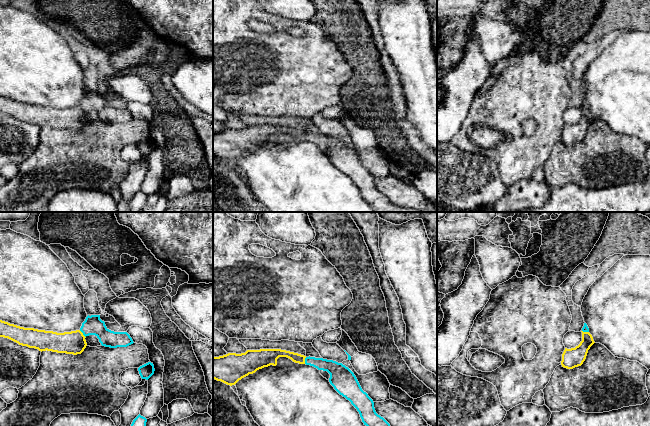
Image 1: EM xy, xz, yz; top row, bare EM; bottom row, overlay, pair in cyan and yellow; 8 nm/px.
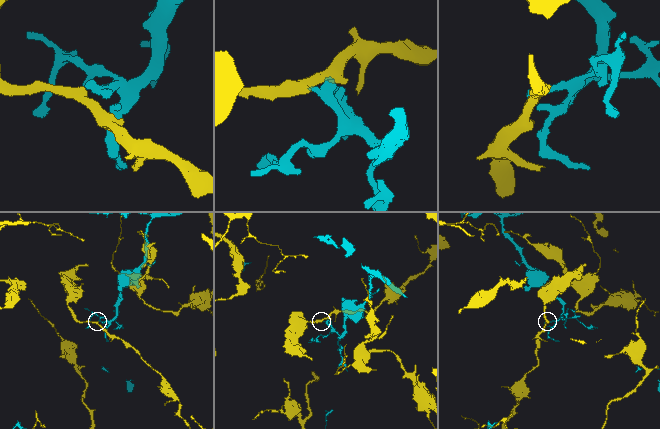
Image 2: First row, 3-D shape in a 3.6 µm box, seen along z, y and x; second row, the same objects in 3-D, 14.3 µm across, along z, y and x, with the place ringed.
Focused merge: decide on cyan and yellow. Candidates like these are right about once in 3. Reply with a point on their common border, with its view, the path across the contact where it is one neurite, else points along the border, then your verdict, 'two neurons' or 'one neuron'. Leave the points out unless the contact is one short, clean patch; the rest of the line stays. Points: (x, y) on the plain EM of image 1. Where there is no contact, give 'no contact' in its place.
contact xy (83, 110); two neurons

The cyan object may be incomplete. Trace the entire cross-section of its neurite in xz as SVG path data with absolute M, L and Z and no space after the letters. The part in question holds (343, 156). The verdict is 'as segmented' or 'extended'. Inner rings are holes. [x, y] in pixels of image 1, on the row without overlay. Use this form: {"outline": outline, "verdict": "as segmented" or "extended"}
{"outline": "M309 132L305 134L305 140L330 150L330 160L357 185L362 198L374 212L421 212L412 208L396 206L378 191L373 176L362 166L354 149L342 139Z", "verdict": "as segmented"}

